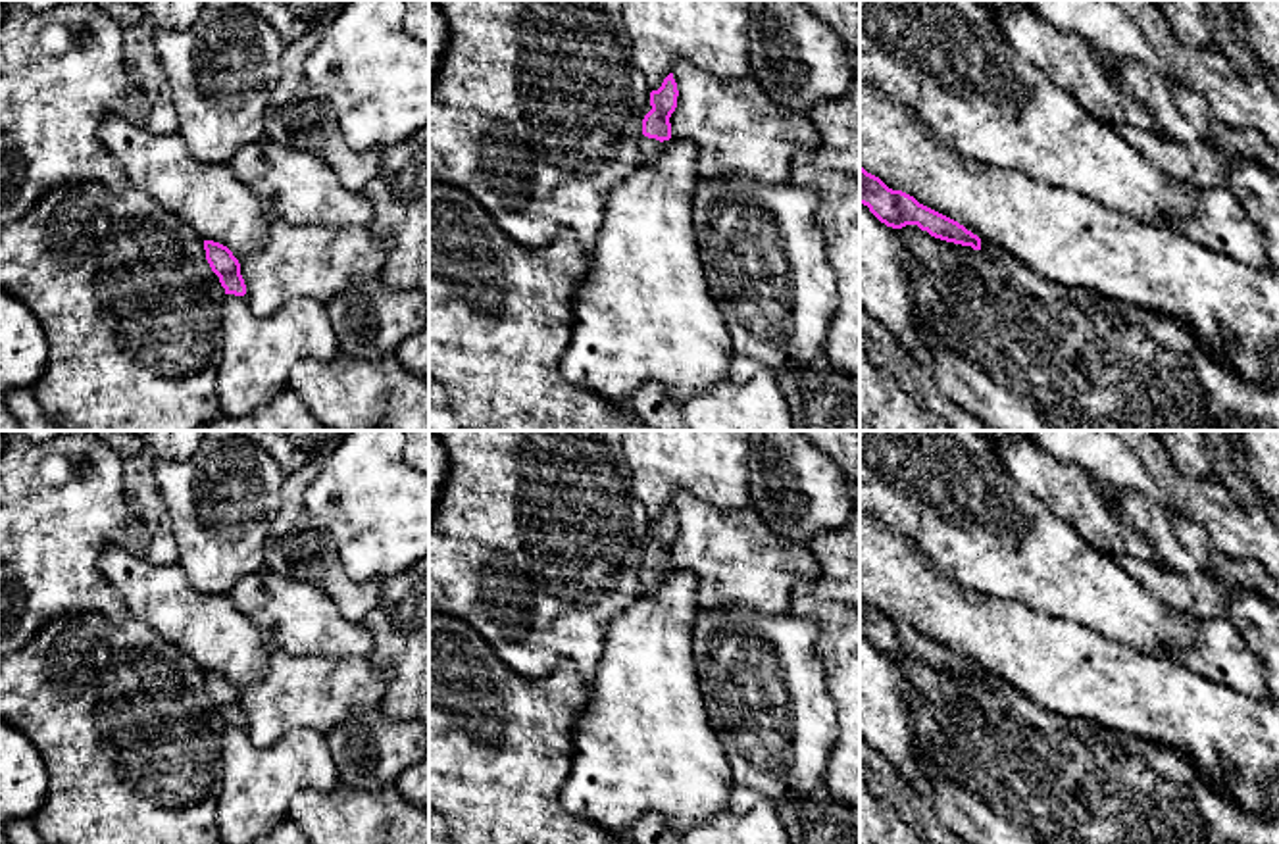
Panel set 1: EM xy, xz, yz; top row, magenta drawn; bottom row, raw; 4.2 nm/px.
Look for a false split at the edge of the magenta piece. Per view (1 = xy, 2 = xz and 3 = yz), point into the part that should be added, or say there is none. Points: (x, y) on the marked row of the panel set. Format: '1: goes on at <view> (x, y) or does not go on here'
1: does not go on here
2: goes on at xz (651, 148)
3: does not go on here

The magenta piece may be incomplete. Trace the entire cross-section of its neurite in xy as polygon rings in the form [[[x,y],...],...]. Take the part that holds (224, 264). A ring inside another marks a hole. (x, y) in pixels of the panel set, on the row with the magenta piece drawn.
[[[204,240],[204,250],[212,271],[219,277],[219,283],[225,288],[225,294],[244,296],[246,285],[240,275],[240,263],[233,252],[213,240]]]

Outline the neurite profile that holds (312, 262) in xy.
[[[271,221],[262,250],[240,260],[246,302],[263,317],[296,298],[327,304],[360,279],[379,277],[392,246],[369,227],[342,229]]]

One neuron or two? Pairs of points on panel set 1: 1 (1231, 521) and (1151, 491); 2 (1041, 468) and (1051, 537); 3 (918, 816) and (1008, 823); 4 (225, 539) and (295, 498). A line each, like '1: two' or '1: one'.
1: two
2: two
3: two
4: two

